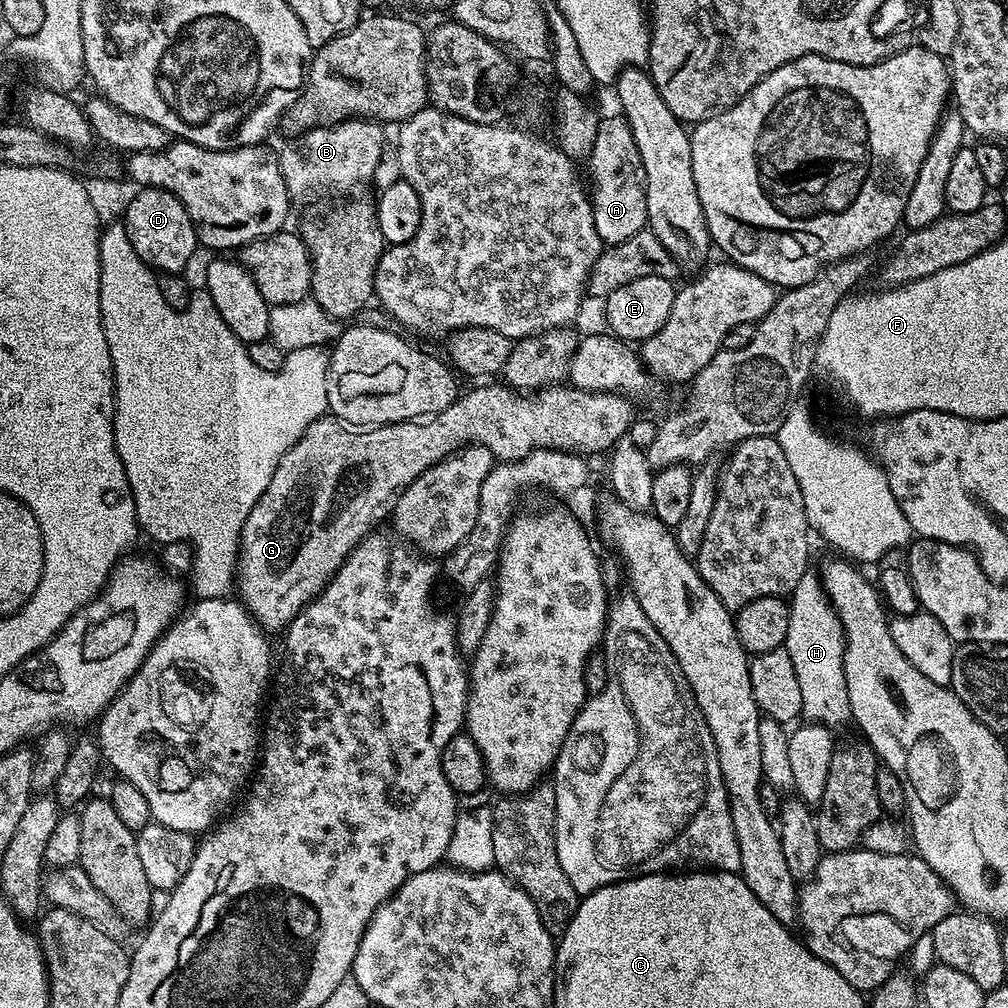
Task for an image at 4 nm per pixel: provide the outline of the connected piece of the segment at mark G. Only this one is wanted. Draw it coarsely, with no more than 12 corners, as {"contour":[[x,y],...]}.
{"contour":[[472,388],[431,418],[315,420],[240,535],[265,633],[330,583],[401,494],[481,444],[604,451],[633,401]]}

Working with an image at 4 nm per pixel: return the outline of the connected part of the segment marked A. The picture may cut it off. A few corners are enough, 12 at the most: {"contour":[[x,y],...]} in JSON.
{"contour":[[623,115],[586,159],[598,238],[646,227],[646,170]]}

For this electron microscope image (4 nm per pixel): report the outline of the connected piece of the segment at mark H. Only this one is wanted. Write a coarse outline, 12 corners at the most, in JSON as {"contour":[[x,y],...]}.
{"contour":[[815,571],[790,593],[783,647],[803,719],[848,712],[844,627]]}

